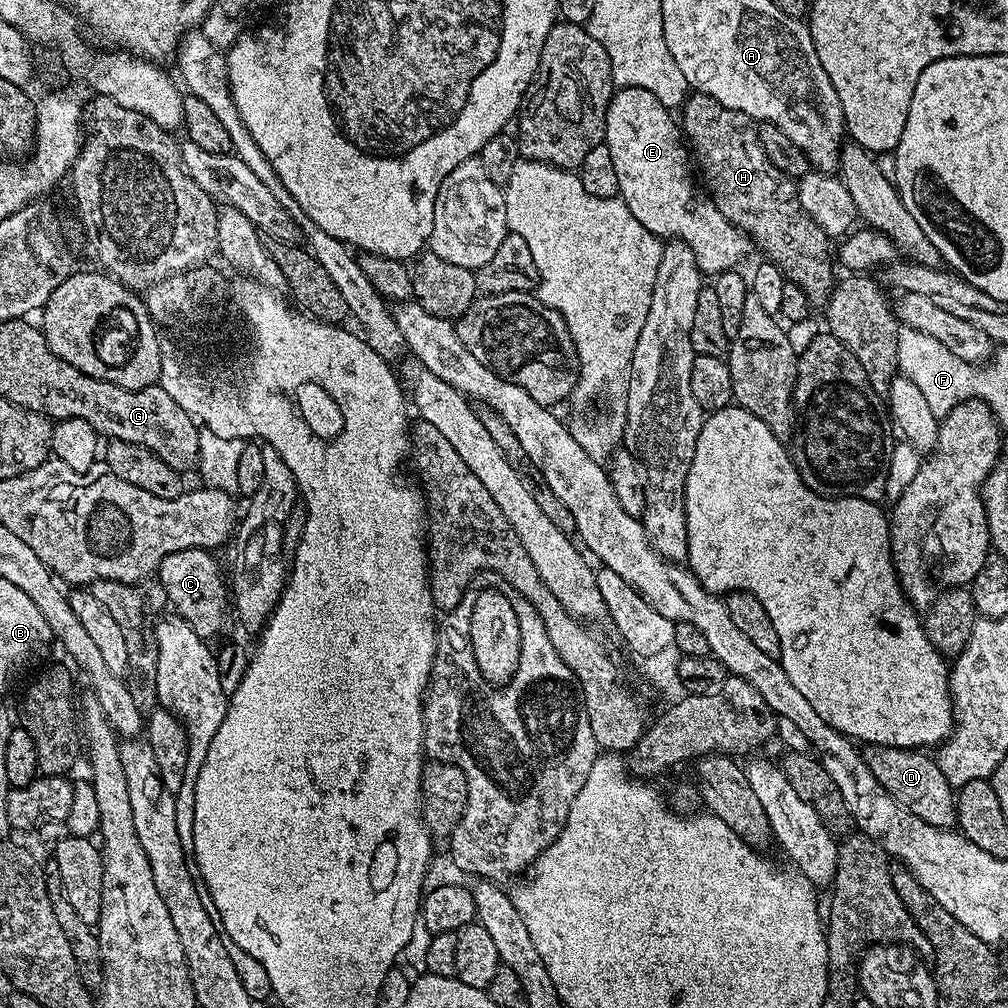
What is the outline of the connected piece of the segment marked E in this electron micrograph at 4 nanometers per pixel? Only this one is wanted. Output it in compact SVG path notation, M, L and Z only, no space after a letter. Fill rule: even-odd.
M616 88L612 94L612 100L608 104L606 110L606 130L604 131L604 144L610 150L610 158L614 158L614 171L618 174L618 190L620 191L619 199L624 201L626 207L630 210L630 214L634 214L634 218L638 218L638 222L642 222L642 226L646 226L646 230L650 230L650 234L661 238L671 238L673 241L688 244L690 250L694 254L696 264L699 266L701 273L719 274L737 267L740 256L744 256L750 249L750 244L747 239L742 238L742 233L739 228L733 228L732 223L715 210L707 210L708 212L695 212L692 209L692 176L688 173L688 164L690 168L690 152L686 147L686 141L682 135L681 125L676 120L673 113L666 106L662 106L662 102L658 98L654 98L654 94L650 94L650 90L642 90L641 88Z

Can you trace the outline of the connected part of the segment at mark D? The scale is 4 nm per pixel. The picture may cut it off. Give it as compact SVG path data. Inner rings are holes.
M868 746L862 753L874 778L878 778L883 788L910 814L922 818L922 822L930 822L930 826L935 828L951 829L956 824L954 789L946 782L942 770L927 751Z

